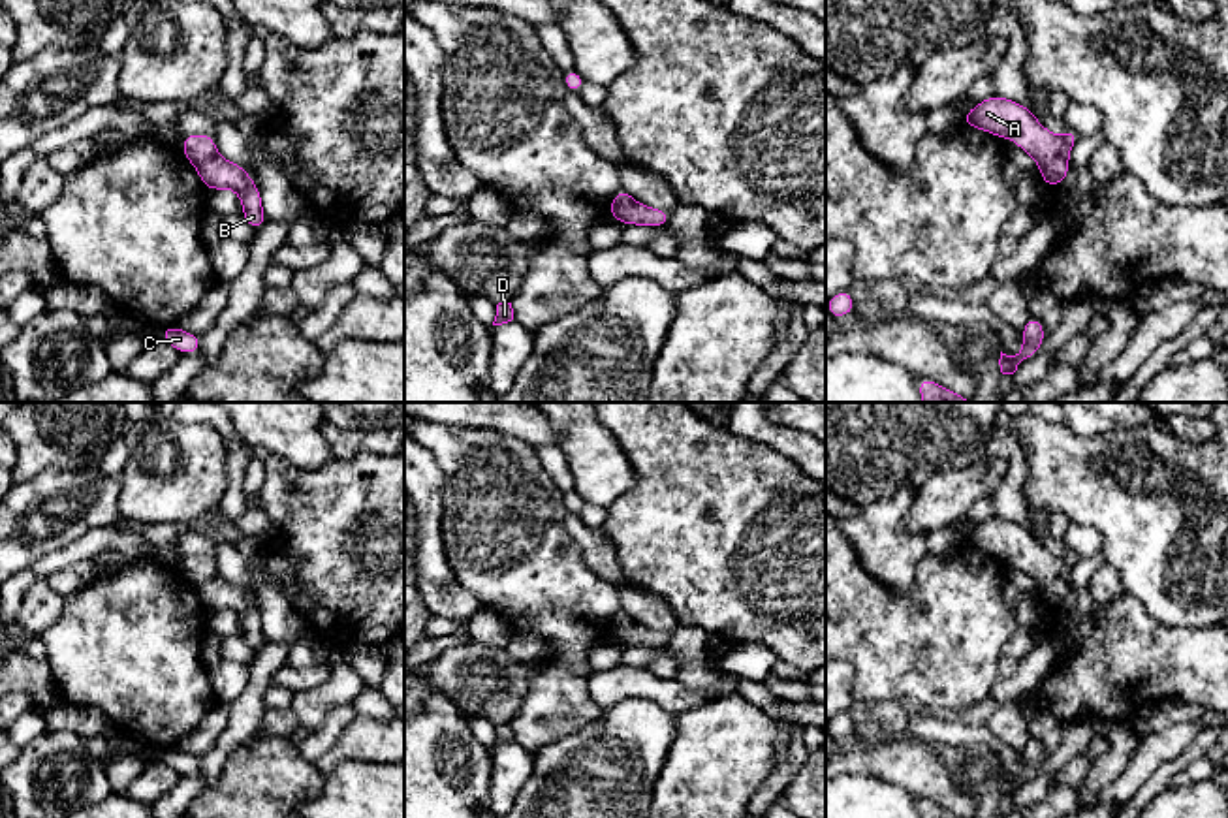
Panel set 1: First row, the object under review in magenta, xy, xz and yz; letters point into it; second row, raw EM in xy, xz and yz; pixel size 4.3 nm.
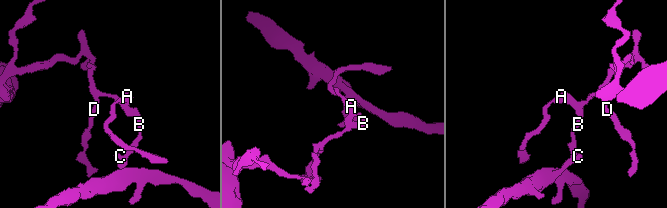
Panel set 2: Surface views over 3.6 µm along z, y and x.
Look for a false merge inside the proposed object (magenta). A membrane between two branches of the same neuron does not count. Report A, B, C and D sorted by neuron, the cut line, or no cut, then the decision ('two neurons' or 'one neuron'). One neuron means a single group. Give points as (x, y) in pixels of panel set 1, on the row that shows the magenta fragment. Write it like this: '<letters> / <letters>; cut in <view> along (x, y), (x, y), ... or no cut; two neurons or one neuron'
A D / B C; cut in yz along (1065, 155), (1039, 168); two neurons

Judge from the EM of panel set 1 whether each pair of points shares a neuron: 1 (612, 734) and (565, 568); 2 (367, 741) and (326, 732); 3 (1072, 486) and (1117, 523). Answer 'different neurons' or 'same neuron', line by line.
1: different neurons
2: different neurons
3: same neuron

